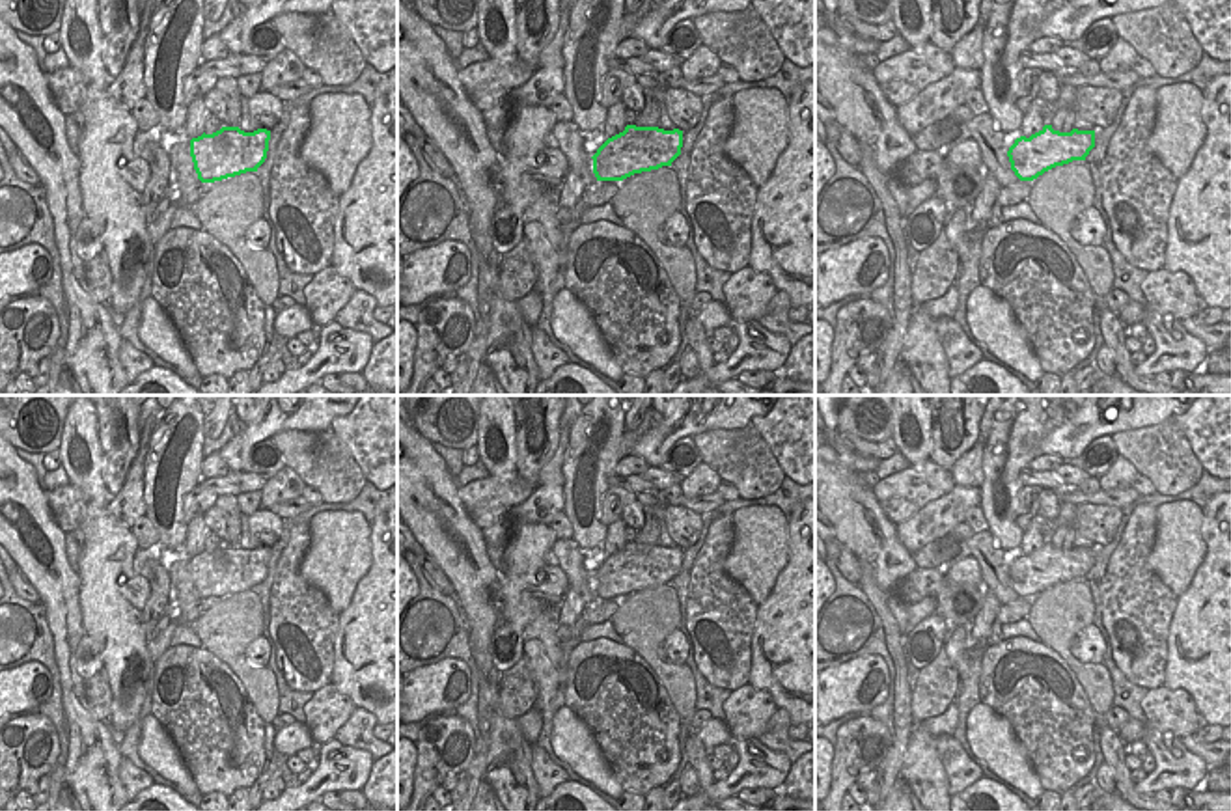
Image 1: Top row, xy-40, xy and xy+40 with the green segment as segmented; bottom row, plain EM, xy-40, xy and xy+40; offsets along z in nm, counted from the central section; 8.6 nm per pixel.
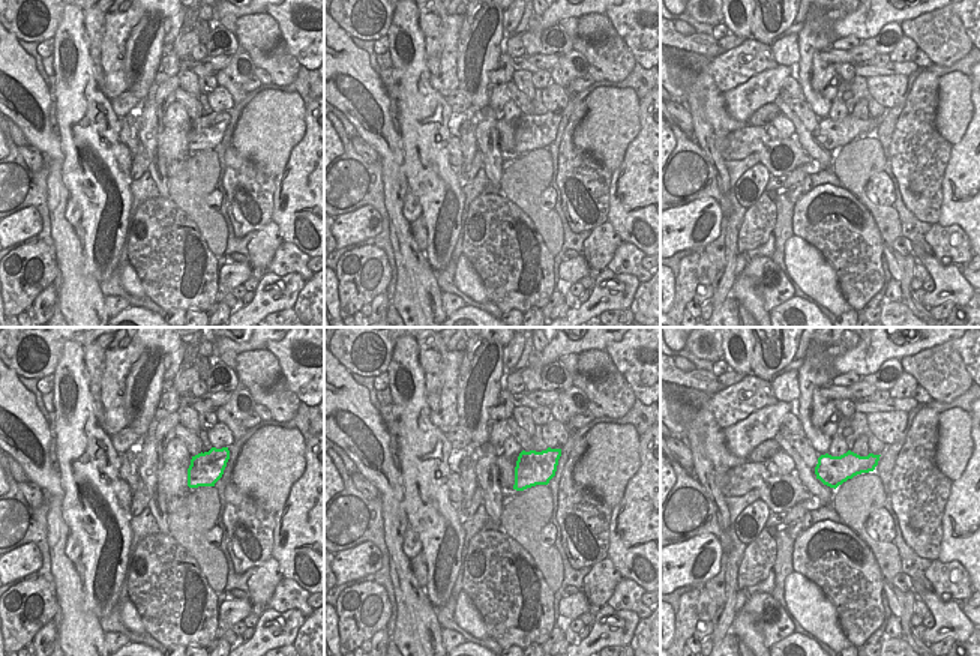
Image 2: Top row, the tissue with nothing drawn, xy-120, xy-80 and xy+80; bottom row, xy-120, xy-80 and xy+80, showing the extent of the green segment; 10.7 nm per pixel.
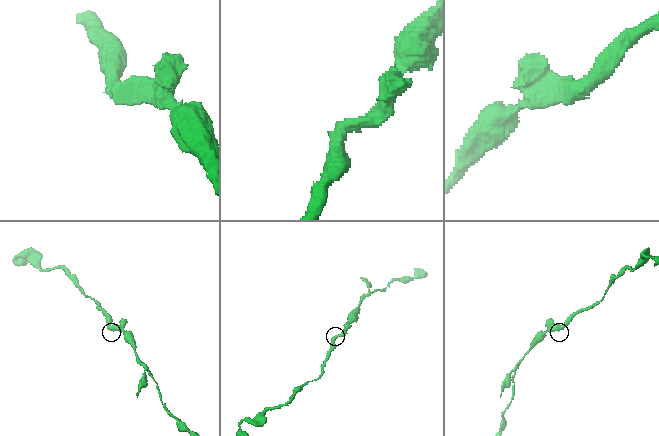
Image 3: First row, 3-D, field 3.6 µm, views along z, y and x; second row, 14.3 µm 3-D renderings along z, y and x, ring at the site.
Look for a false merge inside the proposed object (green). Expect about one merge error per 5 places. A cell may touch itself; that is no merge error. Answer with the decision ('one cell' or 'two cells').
one cell

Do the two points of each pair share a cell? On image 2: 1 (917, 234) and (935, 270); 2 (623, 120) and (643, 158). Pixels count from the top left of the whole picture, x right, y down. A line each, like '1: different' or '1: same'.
1: different
2: different

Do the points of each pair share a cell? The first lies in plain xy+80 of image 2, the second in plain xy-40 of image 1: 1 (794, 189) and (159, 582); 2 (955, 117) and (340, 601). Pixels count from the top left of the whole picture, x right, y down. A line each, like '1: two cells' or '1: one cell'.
1: one cell
2: one cell

